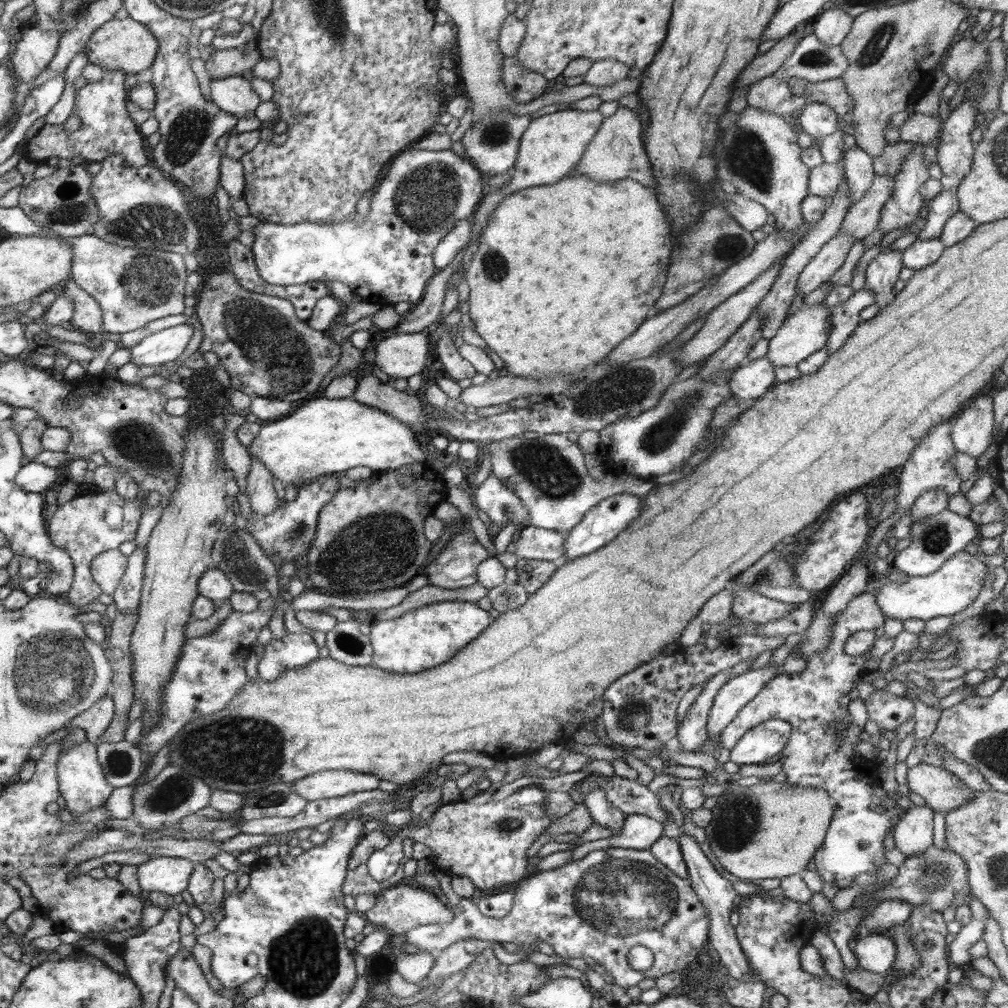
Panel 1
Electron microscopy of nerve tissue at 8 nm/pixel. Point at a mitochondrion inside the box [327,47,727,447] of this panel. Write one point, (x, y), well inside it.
(425, 198)

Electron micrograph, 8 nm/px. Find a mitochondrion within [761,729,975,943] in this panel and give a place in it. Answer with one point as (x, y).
(934, 878)

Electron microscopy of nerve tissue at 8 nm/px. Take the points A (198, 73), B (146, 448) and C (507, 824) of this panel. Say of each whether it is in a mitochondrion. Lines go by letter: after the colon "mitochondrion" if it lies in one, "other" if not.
A: other
B: mitochondrion
C: mitochondrion

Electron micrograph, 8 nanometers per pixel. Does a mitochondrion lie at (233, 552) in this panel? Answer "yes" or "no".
yes

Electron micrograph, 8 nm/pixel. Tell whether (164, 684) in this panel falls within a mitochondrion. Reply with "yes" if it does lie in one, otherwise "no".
no

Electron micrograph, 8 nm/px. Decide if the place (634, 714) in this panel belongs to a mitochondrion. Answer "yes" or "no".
yes

